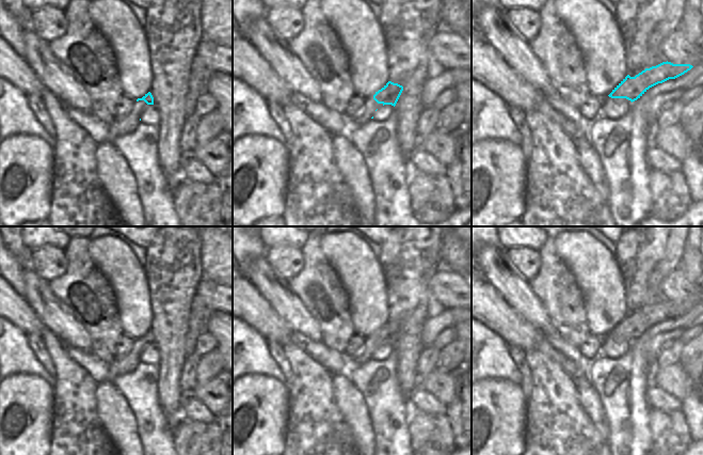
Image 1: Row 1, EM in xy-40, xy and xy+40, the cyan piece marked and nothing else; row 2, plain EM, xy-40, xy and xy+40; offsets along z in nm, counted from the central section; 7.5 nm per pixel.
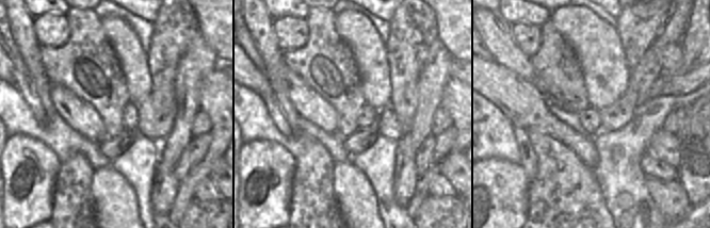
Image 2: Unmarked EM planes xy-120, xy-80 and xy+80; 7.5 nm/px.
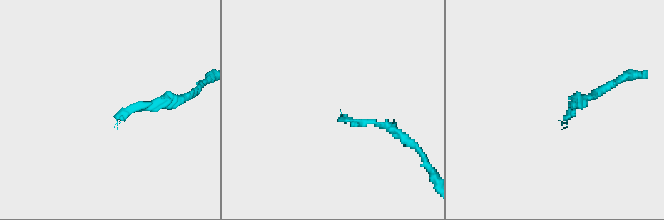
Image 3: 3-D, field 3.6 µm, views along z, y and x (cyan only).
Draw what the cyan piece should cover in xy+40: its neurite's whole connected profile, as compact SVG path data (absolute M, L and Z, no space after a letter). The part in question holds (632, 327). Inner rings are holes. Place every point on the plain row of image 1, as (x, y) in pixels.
M662 301L645 308L635 316L627 314L608 334L611 338L626 338L632 342L640 338L650 327L669 318L675 318L693 305L690 303L673 303Z

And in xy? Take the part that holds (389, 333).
M388 320L381 329L376 331L373 335L365 338L365 349L355 358L348 359L349 365L362 365L373 358L373 352L384 344L396 345L403 326Z

